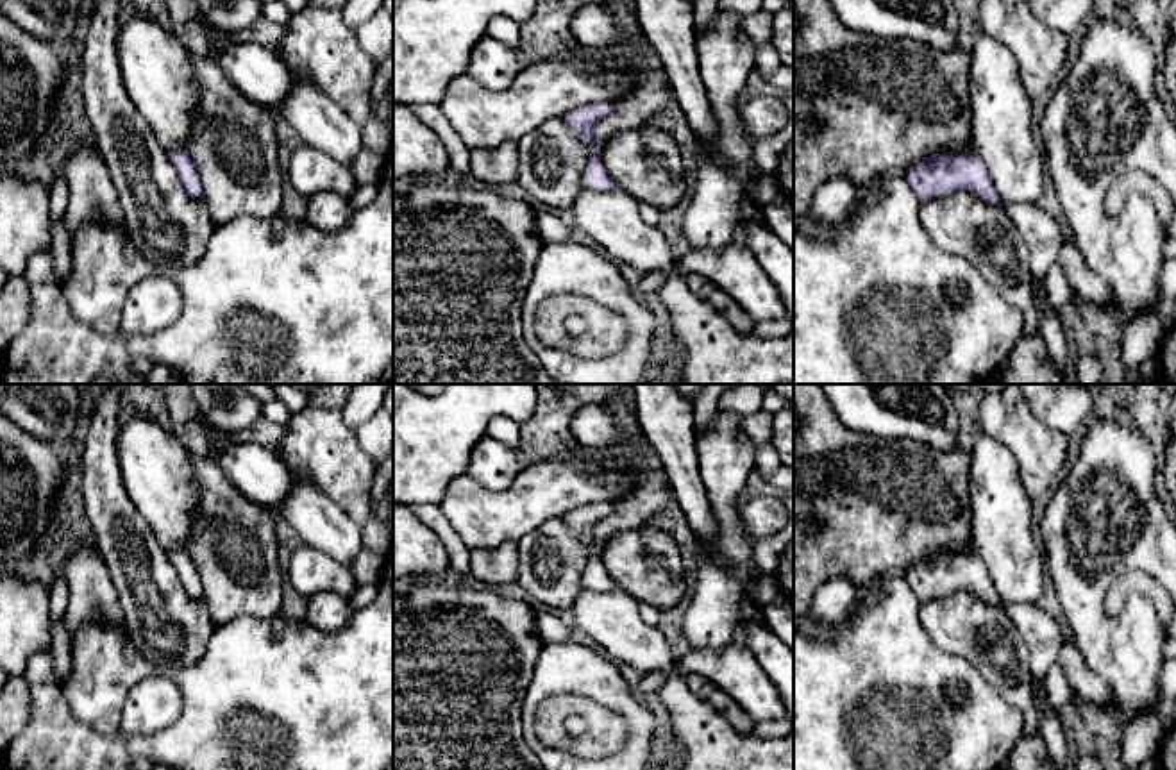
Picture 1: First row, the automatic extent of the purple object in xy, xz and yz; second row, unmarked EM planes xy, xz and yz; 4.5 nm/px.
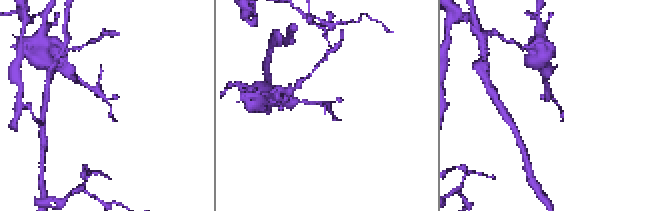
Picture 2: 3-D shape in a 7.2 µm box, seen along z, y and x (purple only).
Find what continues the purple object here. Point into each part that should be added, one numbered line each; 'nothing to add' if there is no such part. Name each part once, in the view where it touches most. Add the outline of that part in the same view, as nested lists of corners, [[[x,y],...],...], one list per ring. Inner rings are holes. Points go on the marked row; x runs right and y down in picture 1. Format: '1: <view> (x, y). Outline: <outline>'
nothing to add

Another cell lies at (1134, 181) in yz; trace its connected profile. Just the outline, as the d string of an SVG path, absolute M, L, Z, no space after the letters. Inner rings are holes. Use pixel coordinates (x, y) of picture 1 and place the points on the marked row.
M1130 170L1112 182L1105 197L1105 213L1119 216L1133 193L1147 197L1155 204L1163 227L1169 227L1174 214L1172 198L1160 182L1140 170Z

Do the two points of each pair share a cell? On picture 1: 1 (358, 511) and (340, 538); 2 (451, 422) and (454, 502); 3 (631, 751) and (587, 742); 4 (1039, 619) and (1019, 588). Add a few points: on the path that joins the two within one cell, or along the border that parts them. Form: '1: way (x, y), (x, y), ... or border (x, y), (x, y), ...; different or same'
1: border (320, 490), (360, 526); different
2: border (465, 472), (451, 481), (438, 504); different
3: border (612, 708), (626, 720), (626, 744), (619, 751); different
4: border (1037, 602), (1012, 602), (1007, 606); different

